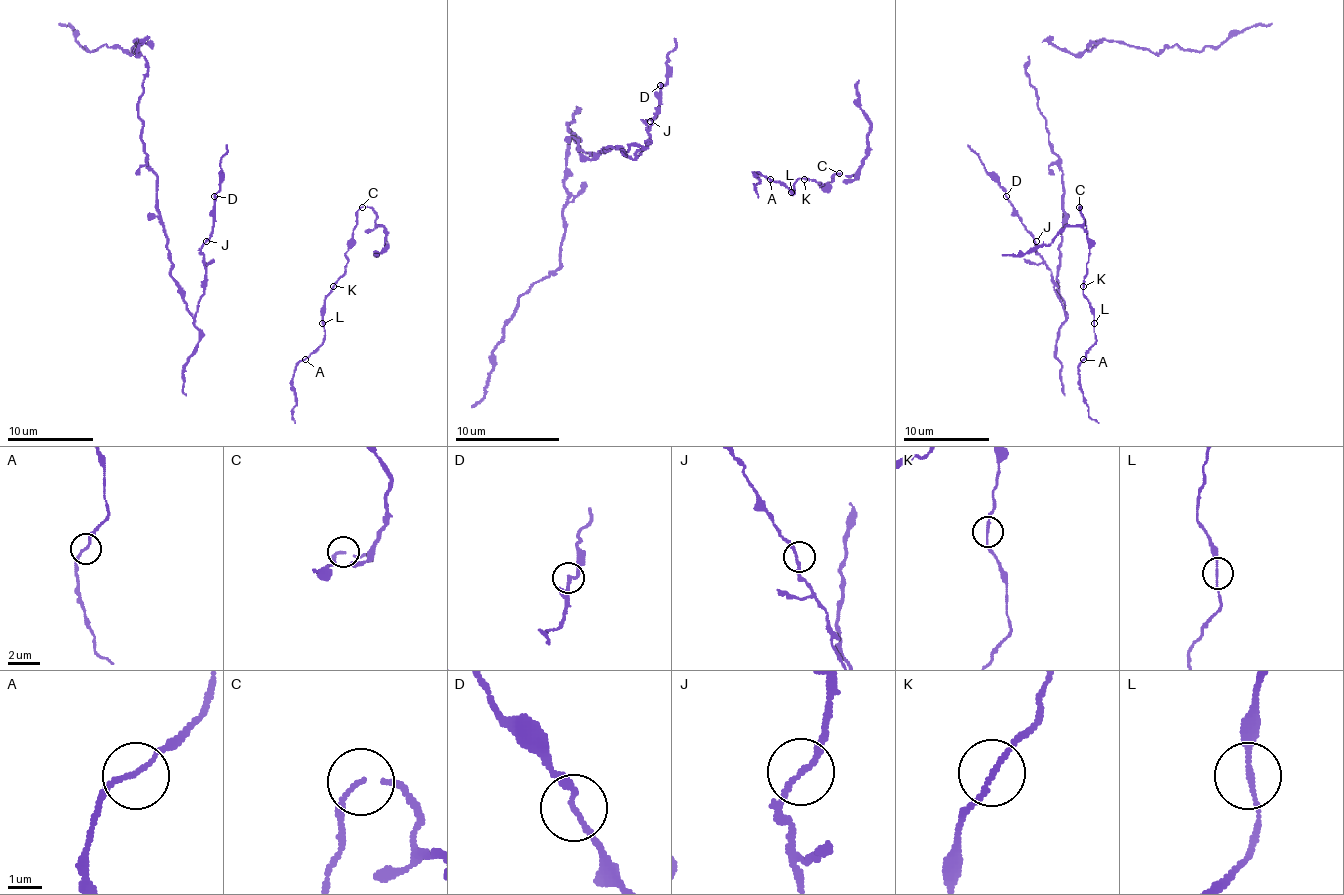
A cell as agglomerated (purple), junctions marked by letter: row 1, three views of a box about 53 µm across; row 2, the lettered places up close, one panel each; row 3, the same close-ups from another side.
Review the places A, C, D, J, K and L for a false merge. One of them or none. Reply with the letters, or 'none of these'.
none of these

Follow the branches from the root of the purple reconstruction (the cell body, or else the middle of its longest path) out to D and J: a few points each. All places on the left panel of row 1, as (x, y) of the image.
D: (169, 252), (171, 277), (180, 288), (186, 308), (195, 314), (206, 288), (201, 245), (212, 230), (214, 196)
J: (169, 252), (171, 277), (180, 288), (186, 308), (195, 314), (206, 288), (206, 265), (201, 249), (206, 241)

